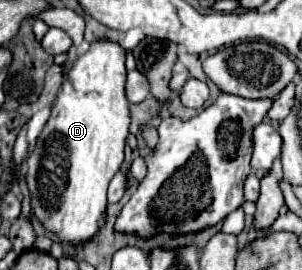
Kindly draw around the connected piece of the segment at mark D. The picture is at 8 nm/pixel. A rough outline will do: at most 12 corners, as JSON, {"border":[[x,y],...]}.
{"border":[[95,39],[27,157],[33,215],[91,239],[129,133],[125,55]]}

